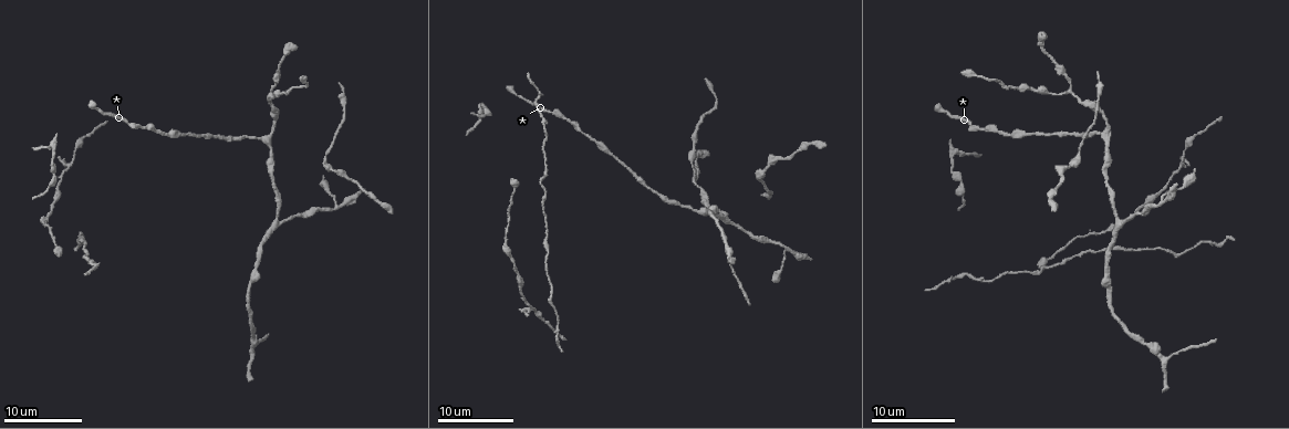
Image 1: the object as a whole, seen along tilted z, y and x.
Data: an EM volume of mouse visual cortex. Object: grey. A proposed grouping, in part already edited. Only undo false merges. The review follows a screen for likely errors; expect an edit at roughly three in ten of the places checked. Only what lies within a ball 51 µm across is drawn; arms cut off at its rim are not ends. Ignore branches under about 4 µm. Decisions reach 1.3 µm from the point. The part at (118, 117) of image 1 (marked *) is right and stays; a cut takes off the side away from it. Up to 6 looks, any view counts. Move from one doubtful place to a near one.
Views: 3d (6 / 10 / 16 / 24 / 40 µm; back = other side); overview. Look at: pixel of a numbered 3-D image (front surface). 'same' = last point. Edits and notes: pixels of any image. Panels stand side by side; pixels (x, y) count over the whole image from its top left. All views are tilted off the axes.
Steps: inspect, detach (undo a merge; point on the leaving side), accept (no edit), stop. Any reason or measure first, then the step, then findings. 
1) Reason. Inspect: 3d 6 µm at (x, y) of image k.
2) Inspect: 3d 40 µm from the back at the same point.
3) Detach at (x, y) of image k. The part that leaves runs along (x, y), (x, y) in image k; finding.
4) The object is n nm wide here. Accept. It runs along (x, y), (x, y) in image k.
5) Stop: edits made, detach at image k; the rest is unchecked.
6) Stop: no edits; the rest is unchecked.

Calibre changes. Inspect: 3d 16 µm at (1050, 135) of image 1.

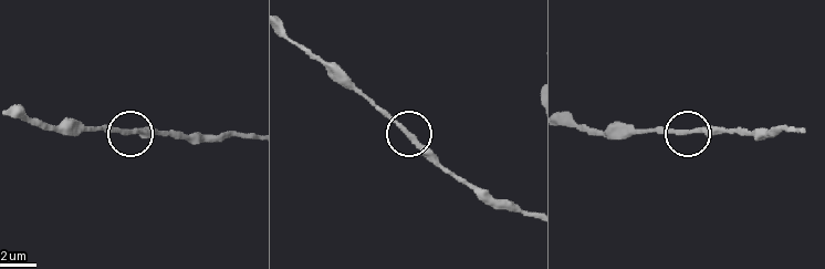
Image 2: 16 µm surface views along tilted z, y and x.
Inspect: 3d 16 µm from the back at (133, 130) of image 2.

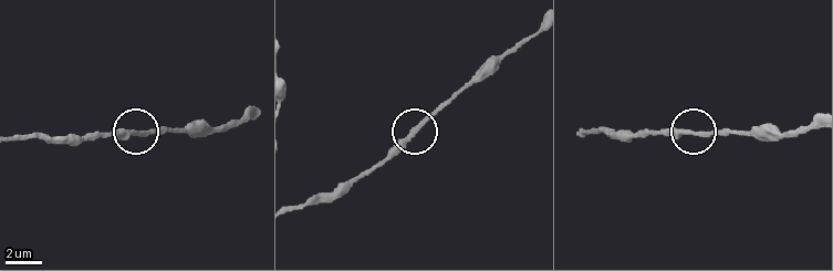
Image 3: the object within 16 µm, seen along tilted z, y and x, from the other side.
Accept. It runs along (814, 120), (792, 131), (654, 132) in image 3; continuous, no second neuron.

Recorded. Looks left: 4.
A fork. Inspect: 3d 10 µm at (1071, 91) of image 1.

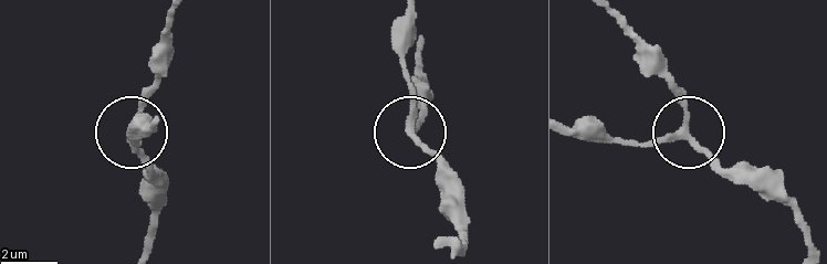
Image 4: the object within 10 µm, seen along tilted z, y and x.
The object is 210 nm wide here. Accept. It runs along (808, 229), (782, 204), (732, 178), (692, 136), (668, 60) in image 4; continuous, no second neuron.

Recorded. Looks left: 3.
Inspect: 3d 6 µm at (1079, 156) of image 1.

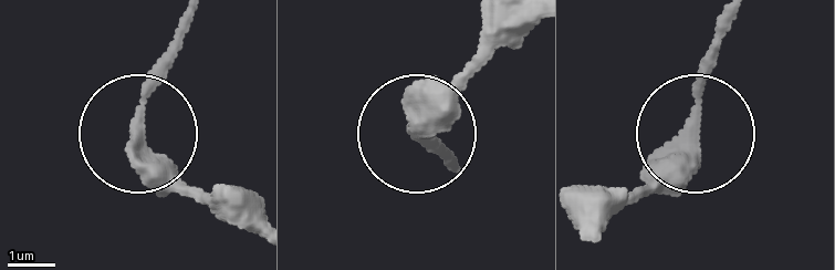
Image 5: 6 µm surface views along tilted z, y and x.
Other side. Inspect: 3d 6 µm from the back at (415, 125) of image 5.

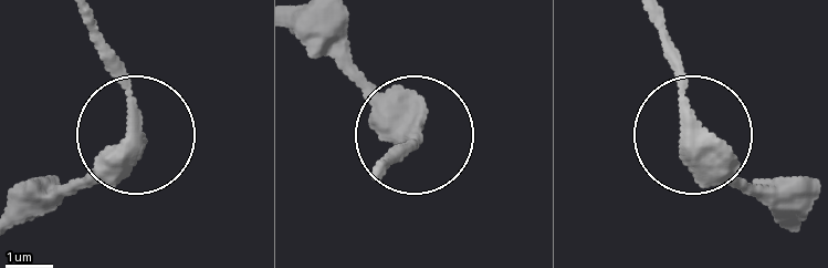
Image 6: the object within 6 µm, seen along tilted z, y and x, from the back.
Accept. One neuron here.

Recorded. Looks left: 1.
Stop: no edits; the rest is unchecked.

